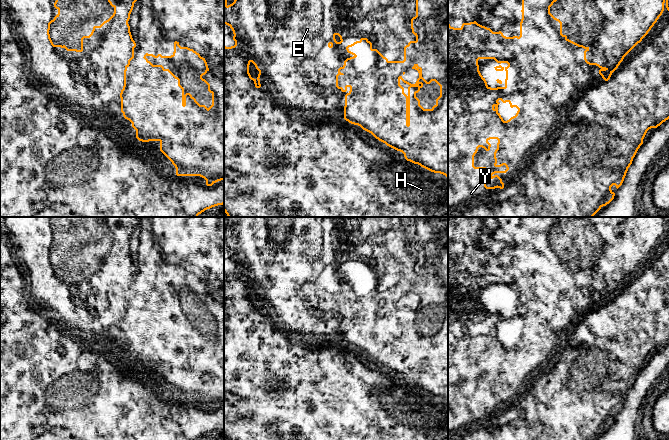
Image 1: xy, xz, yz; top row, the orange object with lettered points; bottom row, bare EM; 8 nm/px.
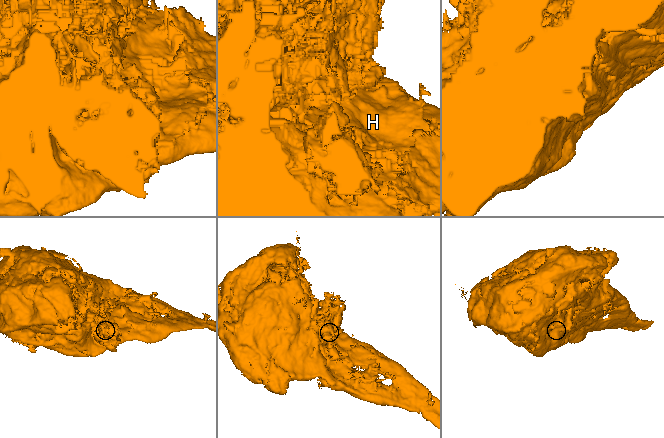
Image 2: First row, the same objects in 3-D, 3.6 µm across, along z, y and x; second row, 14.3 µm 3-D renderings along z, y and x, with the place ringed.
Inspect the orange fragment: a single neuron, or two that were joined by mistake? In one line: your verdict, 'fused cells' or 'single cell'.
single cell

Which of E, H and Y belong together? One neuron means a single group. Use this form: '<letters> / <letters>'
E H Y

